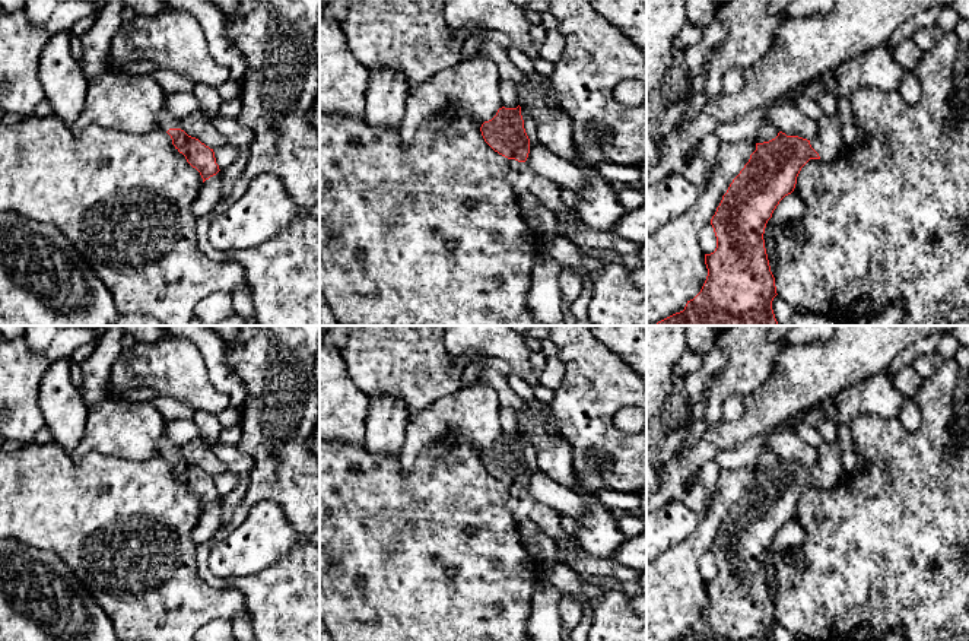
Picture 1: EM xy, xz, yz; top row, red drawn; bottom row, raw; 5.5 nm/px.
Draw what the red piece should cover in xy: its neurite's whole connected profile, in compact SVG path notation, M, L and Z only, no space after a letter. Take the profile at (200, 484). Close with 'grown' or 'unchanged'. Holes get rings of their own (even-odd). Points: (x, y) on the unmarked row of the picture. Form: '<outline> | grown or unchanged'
M166 432L159 438L158 451L159 456L171 463L175 476L200 499L203 510L220 498L213 476L201 470L198 466L188 463L182 457L179 447L169 440Z | grown

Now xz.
M520 432L517 435L499 435L492 447L482 451L480 458L495 479L509 486L505 507L518 523L533 520L540 531L555 540L565 558L585 553L575 537L563 530L559 513L533 499L524 491L530 480L530 466L524 456Z | grown

